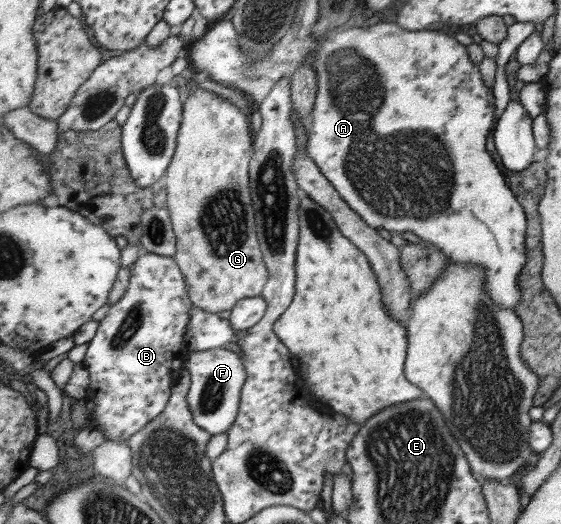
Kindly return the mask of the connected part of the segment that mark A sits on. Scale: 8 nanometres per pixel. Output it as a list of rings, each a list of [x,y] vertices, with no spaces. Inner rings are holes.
[[[226,18],[217,22],[217,24],[208,25],[208,28],[201,36],[191,42],[189,48],[186,49],[188,60],[193,64],[196,72],[205,69],[209,72],[209,78],[217,83],[227,86],[239,86],[245,81],[261,80],[268,78],[274,83],[281,82],[281,78],[292,76],[309,58],[309,54],[315,54],[313,59],[313,68],[317,72],[317,84],[319,84],[319,92],[315,101],[315,106],[308,122],[310,138],[307,141],[306,149],[311,158],[317,163],[317,167],[322,174],[331,182],[331,185],[340,193],[340,196],[353,208],[357,214],[365,219],[365,222],[372,228],[381,227],[387,231],[396,234],[410,231],[423,241],[441,247],[441,250],[450,259],[457,264],[481,264],[485,271],[485,286],[491,294],[491,299],[496,306],[503,309],[510,309],[516,312],[520,306],[522,299],[521,287],[519,287],[519,278],[521,272],[527,264],[527,242],[528,242],[528,217],[524,207],[516,200],[511,188],[505,181],[506,172],[500,166],[497,156],[489,153],[487,150],[487,138],[489,132],[496,130],[498,124],[497,102],[495,100],[495,92],[489,86],[484,86],[483,74],[480,65],[475,64],[468,53],[468,46],[464,46],[461,42],[457,42],[453,36],[445,34],[441,31],[420,30],[419,32],[409,32],[405,30],[399,23],[393,21],[393,24],[377,24],[377,26],[365,26],[357,28],[346,28],[344,31],[336,34],[329,34],[321,45],[315,43],[315,39],[311,35],[304,37],[290,38],[285,35],[271,51],[269,55],[263,55],[261,59],[255,59],[249,50],[241,44],[239,31],[235,28],[230,18]]]

